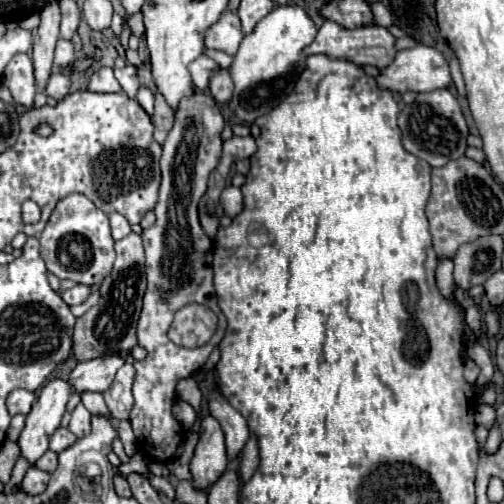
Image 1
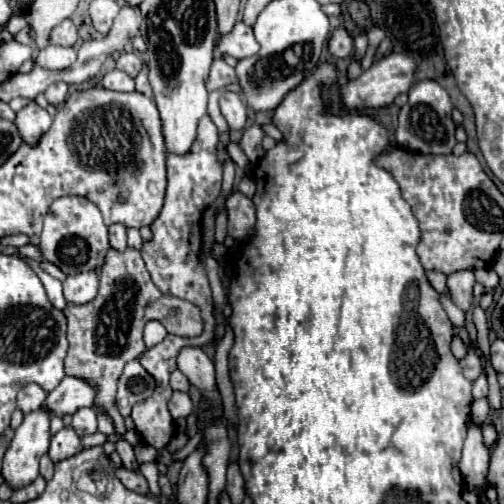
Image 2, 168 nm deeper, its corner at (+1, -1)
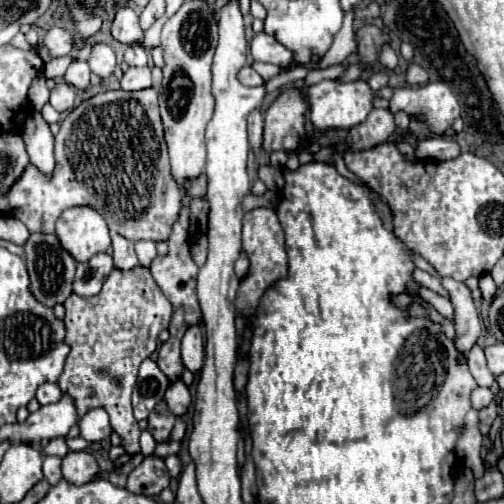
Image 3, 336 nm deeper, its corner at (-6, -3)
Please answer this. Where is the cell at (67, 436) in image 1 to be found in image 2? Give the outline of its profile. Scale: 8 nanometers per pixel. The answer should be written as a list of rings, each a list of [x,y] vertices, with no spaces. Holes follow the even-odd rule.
[[[62,428],[58,434],[52,436],[48,456],[54,462],[58,462],[58,460],[64,460],[64,458],[78,454],[80,450],[82,450],[82,442],[80,442],[78,434],[72,428]]]

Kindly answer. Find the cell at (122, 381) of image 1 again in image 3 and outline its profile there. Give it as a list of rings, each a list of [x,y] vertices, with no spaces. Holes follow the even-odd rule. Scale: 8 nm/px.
[[[147,358],[139,368],[139,380],[133,388],[133,410],[137,420],[147,420],[149,412],[163,400],[169,386],[167,376],[159,370],[157,362]]]

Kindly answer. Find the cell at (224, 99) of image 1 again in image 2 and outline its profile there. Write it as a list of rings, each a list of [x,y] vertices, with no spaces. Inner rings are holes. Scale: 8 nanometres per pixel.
[[[224,92],[220,96],[220,110],[224,114],[224,118],[228,120],[228,126],[232,130],[242,130],[246,124],[246,106],[240,100],[240,94],[236,92]]]

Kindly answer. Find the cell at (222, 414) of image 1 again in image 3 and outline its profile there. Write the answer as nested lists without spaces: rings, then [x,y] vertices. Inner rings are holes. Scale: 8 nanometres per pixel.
[[[197,324],[191,326],[181,340],[181,360],[191,372],[199,372],[203,368],[205,348],[203,348],[203,334]]]

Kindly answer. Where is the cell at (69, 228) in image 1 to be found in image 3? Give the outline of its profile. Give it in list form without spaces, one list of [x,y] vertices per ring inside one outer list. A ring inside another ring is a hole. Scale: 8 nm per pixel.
[[[87,206],[67,208],[57,220],[55,234],[77,262],[89,260],[97,252],[107,252],[111,246],[103,216]]]

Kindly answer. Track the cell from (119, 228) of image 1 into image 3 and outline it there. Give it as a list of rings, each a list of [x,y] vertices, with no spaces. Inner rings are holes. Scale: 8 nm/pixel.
[[[119,234],[113,236],[113,260],[115,260],[115,268],[119,268],[119,270],[135,268],[139,262],[137,262],[133,242]]]

